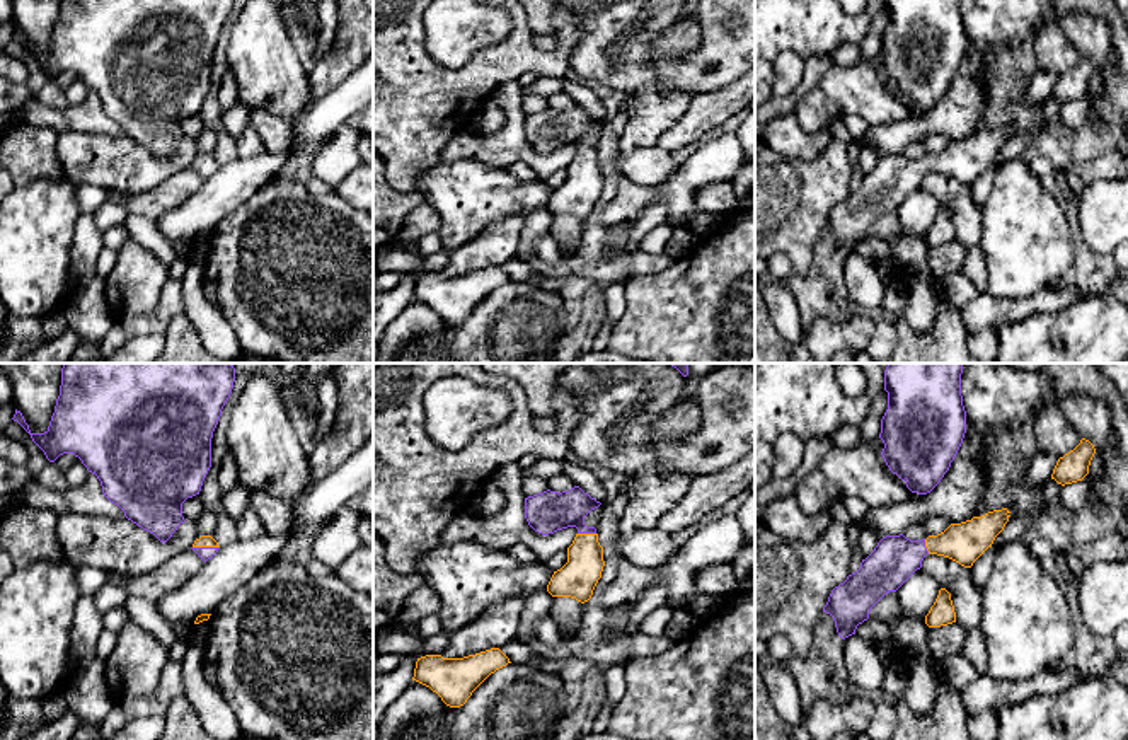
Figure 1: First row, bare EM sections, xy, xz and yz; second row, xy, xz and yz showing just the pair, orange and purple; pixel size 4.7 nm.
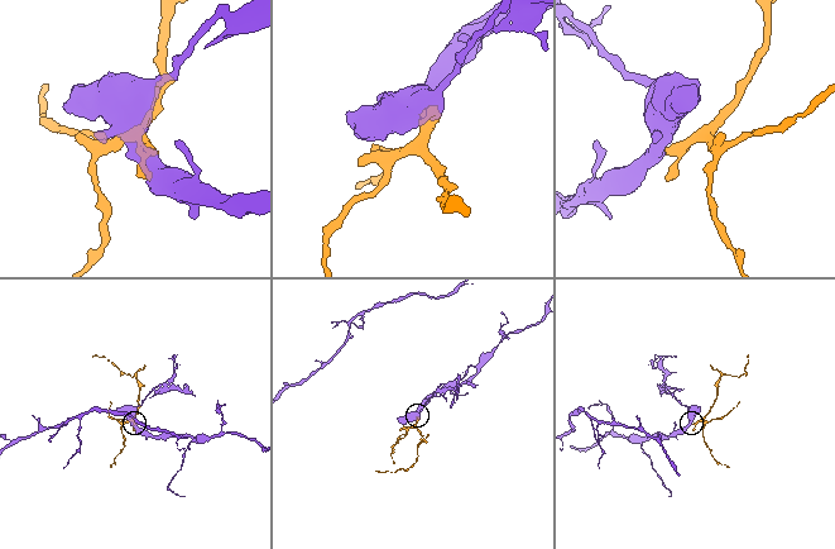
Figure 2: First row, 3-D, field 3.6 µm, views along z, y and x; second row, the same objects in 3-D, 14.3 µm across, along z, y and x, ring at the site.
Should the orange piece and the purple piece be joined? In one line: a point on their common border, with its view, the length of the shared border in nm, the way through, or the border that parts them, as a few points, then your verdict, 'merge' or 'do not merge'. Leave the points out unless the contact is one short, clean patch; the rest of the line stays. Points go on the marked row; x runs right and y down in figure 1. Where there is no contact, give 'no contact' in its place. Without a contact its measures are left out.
meets orange in xy at (207, 546); contact 130 nm long; runs through xy (205, 541), (207, 546), (205, 553); merge

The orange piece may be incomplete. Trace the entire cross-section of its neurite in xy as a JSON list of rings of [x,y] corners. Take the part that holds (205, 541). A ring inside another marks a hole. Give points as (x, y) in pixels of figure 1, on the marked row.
[[[201,535],[191,549],[206,563],[218,552],[220,546],[211,535]]]

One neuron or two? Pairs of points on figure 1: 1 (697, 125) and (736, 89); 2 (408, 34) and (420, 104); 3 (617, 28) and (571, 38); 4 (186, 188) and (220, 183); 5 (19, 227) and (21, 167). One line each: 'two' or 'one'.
1: one
2: one
3: two
4: two
5: two

